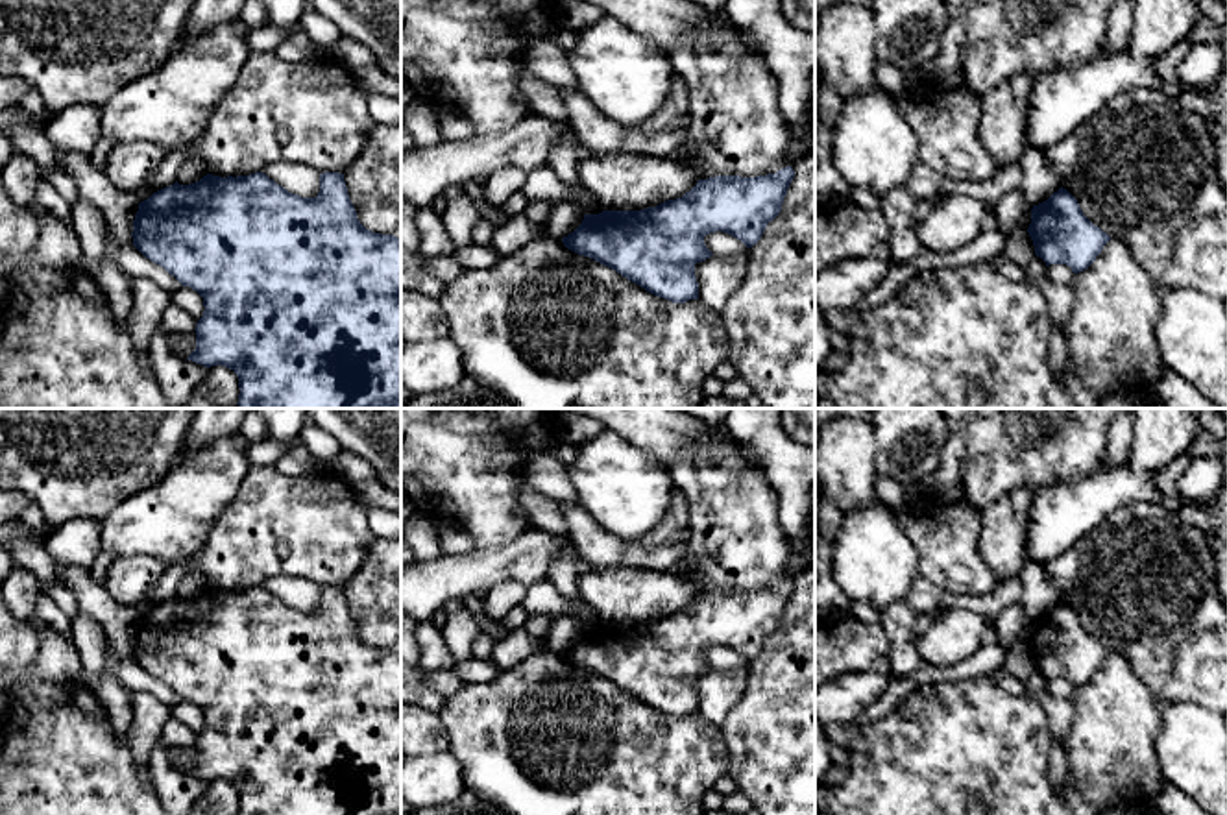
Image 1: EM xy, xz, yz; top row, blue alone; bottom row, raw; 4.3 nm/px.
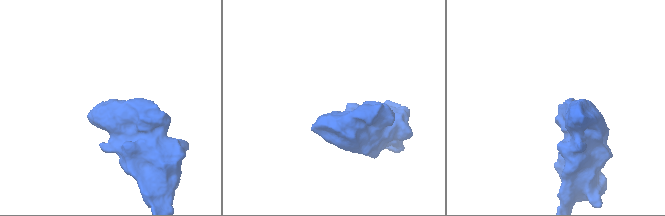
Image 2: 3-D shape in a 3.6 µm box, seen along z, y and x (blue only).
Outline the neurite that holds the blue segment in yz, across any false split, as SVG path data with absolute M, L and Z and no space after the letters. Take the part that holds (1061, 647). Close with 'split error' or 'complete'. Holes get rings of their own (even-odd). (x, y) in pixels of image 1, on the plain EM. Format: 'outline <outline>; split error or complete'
outline M1063 601L1046 615L1033 619L1027 647L1035 669L1046 680L1066 678L1074 687L1087 684L1111 654L1083 628L1077 614Z; complete

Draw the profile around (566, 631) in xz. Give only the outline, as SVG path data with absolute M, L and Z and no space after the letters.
M560 615L554 617L547 632L545 645L547 649L562 654L569 647L573 647L582 638L582 634L584 634L584 625L577 617Z

